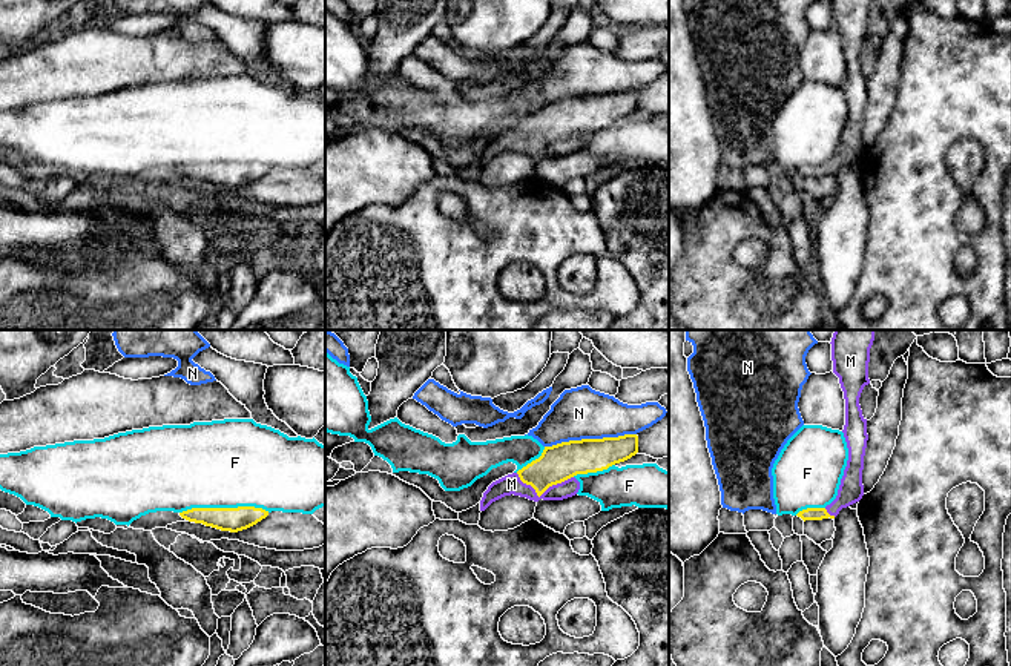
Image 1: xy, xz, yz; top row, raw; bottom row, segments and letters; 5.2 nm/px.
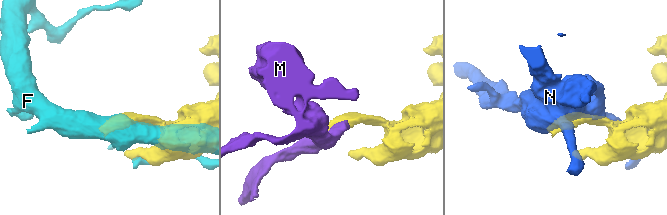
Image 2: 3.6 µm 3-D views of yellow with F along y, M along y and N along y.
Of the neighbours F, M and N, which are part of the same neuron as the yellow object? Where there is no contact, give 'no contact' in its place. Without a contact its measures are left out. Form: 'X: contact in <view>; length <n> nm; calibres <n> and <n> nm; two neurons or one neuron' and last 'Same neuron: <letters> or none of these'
F: contact in xy; length 480 nm; calibres 130 and 460 nm; two neurons
M: contact in xz; length 300 nm; calibres 190 and 110 nm; one neuron
N: contact in xz; length 480 nm; calibres 190 and 280 nm; two neurons
Same neuron: M

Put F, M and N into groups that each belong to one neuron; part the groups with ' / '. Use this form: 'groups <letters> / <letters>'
groups F / M / N

